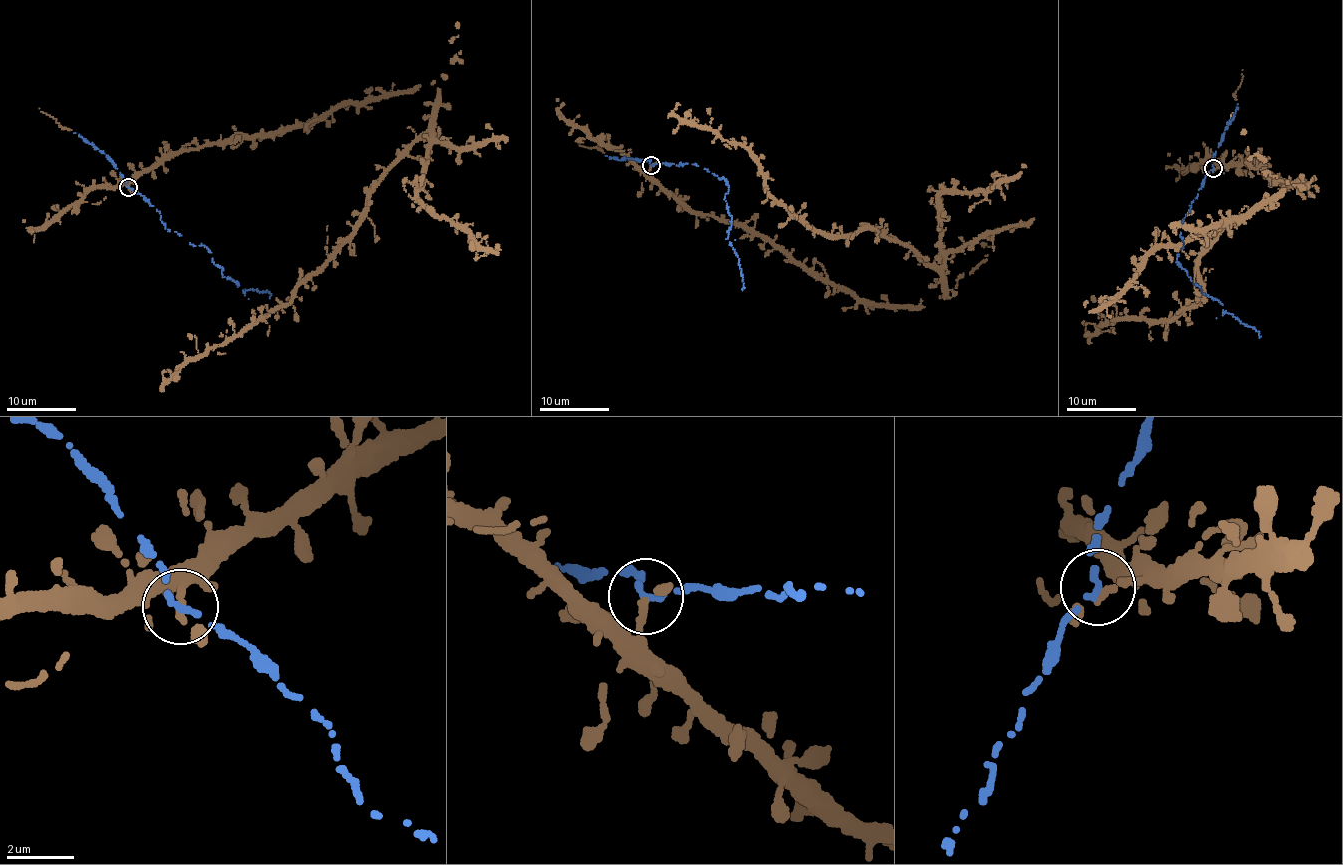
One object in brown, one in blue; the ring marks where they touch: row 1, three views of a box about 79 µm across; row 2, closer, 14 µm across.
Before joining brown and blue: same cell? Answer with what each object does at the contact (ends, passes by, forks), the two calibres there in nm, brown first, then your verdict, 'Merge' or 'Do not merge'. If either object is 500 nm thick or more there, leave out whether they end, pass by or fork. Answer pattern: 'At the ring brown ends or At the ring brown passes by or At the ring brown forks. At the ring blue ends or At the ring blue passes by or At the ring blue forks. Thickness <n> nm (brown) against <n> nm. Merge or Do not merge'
At the ring brown passes by. At the ring blue passes by. Thickness 200 nm (brown) against 180 nm. Merge

